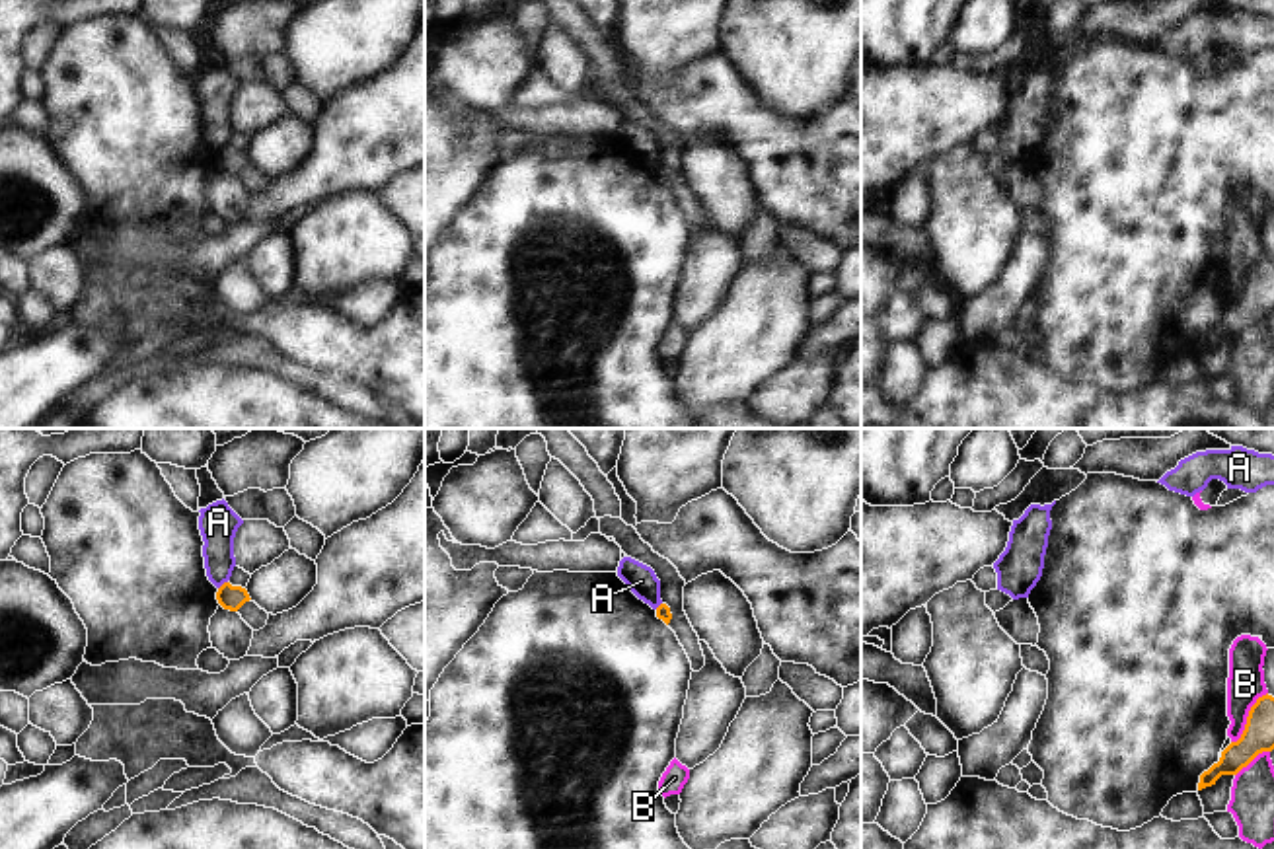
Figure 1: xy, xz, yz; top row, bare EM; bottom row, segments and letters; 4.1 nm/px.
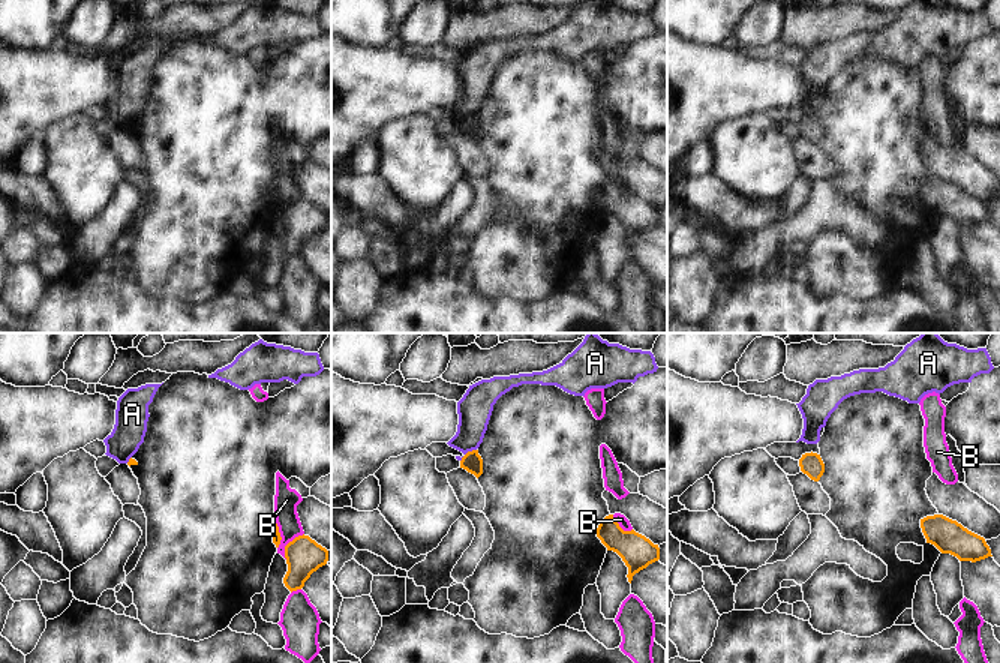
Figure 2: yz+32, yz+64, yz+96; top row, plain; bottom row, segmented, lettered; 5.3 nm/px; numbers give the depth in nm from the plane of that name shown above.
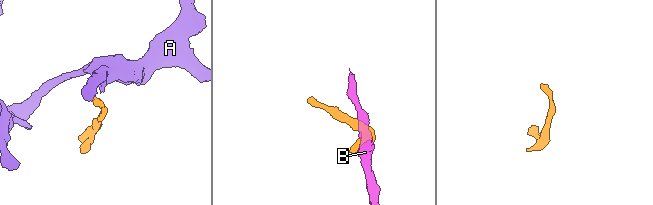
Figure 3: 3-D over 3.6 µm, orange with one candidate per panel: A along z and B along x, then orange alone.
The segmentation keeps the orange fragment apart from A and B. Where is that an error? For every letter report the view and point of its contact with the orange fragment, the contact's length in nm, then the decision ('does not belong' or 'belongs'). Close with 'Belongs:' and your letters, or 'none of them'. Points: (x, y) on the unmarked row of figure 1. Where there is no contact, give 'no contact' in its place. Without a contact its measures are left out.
A: xy (223, 148) | 50 nm | does not belong
B: yz (1247, 281) | 260 nm | does not belong
Belongs: none of them

